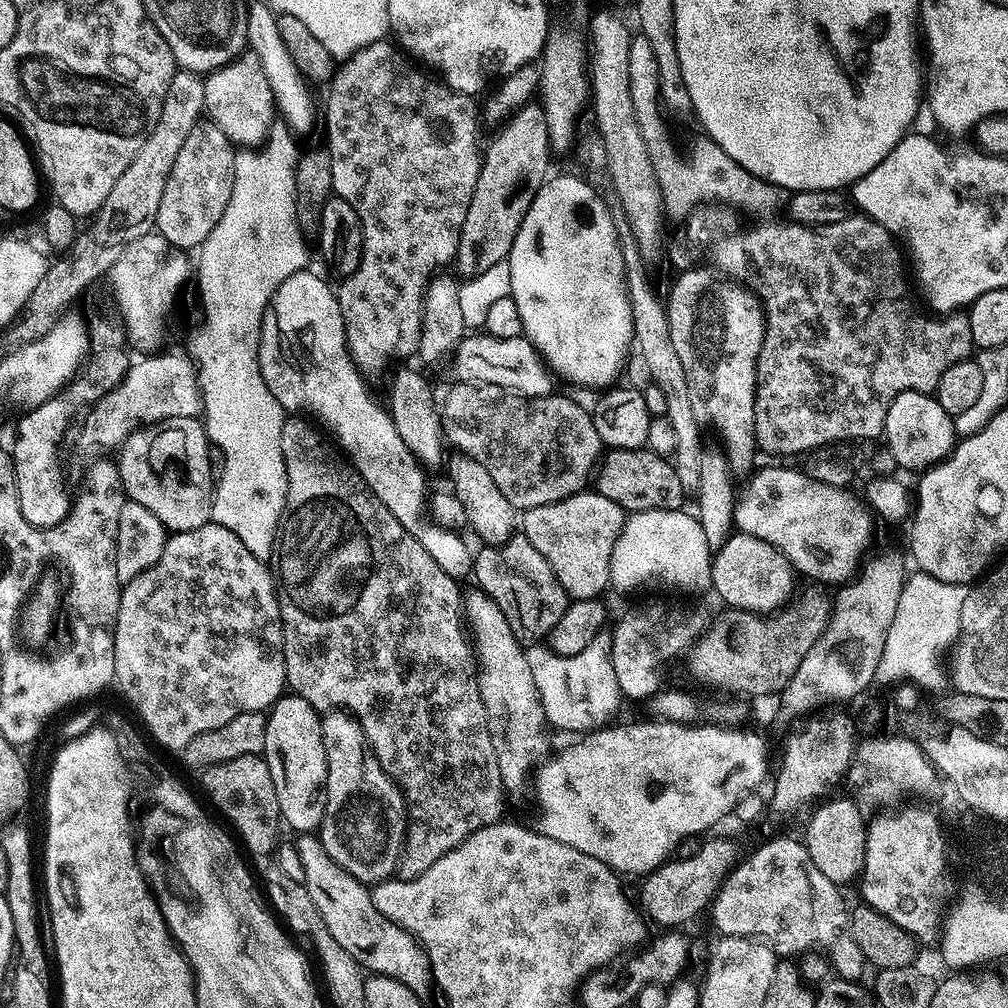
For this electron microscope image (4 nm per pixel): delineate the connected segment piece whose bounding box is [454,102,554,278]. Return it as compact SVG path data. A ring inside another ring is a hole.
M539 103L525 104L512 113L500 130L489 146L487 143L483 149L478 182L470 198L470 210L466 210L466 219L458 234L454 272L460 278L477 276L482 274L482 270L490 270L490 266L508 259L518 226L522 226L522 218L526 218L526 210L530 210L534 194L538 194L550 176L548 159L553 159L554 153L548 142L544 110Z

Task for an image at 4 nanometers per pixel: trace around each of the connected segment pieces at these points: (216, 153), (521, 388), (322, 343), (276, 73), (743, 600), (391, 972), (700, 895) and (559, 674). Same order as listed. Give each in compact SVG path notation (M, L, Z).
M201 122L190 130L178 158L174 158L174 170L166 178L166 190L162 190L162 206L158 206L155 231L166 242L185 250L199 249L204 239L218 226L218 218L230 202L230 190L234 190L234 162L237 149L211 122Z
M468 334L456 345L454 355L452 372L457 381L502 386L510 392L519 392L521 396L553 395L553 373L534 345L523 336L494 338L487 334Z
M312 270L290 274L272 296L260 327L260 369L270 394L278 398L283 408L292 414L317 416L312 418L329 433L333 432L335 443L358 470L366 486L370 486L382 506L406 526L410 535L422 542L422 550L426 550L446 574L463 578L473 571L473 549L468 549L455 531L440 528L420 517L426 510L425 469L406 442L402 442L385 405L376 404L375 398L364 392L365 377L348 353L337 293L333 285L331 288Z
M267 3L252 4L248 9L248 44L256 53L258 62L262 62L262 70L266 74L266 82L270 82L270 90L276 99L276 111L279 119L292 129L293 133L308 132L318 124L318 104L312 101L309 81L294 64L290 50L286 50L286 42L282 42L282 34L278 34L277 13Z
M733 531L727 542L712 557L712 587L730 608L757 614L771 614L793 599L792 587L798 581L792 564L770 542L750 534Z
M304 834L295 841L298 856L301 858L303 886L314 898L326 930L334 934L338 946L354 954L361 968L377 976L393 976L410 990L424 994L433 987L432 966L423 945L401 924L396 924L374 906L369 885L358 882L342 866L338 866L326 854L319 835Z
M716 836L713 840L705 839L696 852L669 859L667 864L661 864L643 877L639 900L643 911L650 920L652 918L653 925L680 926L676 924L694 919L703 908L705 911L711 905L713 896L741 856L742 851L730 837Z
M607 631L599 632L582 654L559 656L546 646L529 647L527 654L530 674L534 674L534 686L544 707L544 719L551 727L553 724L556 728L576 732L572 734L587 734L613 719L611 716L622 701L622 693L614 674L612 637Z

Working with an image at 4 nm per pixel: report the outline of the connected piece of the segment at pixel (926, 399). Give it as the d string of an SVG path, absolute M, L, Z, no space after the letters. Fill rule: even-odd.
M903 392L894 398L894 402L890 402L883 439L889 452L894 454L898 468L909 468L915 474L923 473L940 461L948 459L958 443L954 417L946 414L935 395L927 392Z

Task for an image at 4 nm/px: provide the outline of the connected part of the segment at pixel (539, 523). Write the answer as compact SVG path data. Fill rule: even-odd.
M585 490L546 506L523 509L522 534L532 543L534 550L550 562L550 570L554 570L569 598L594 600L609 591L612 583L610 558L625 519L624 509L610 502L610 498L595 490Z

